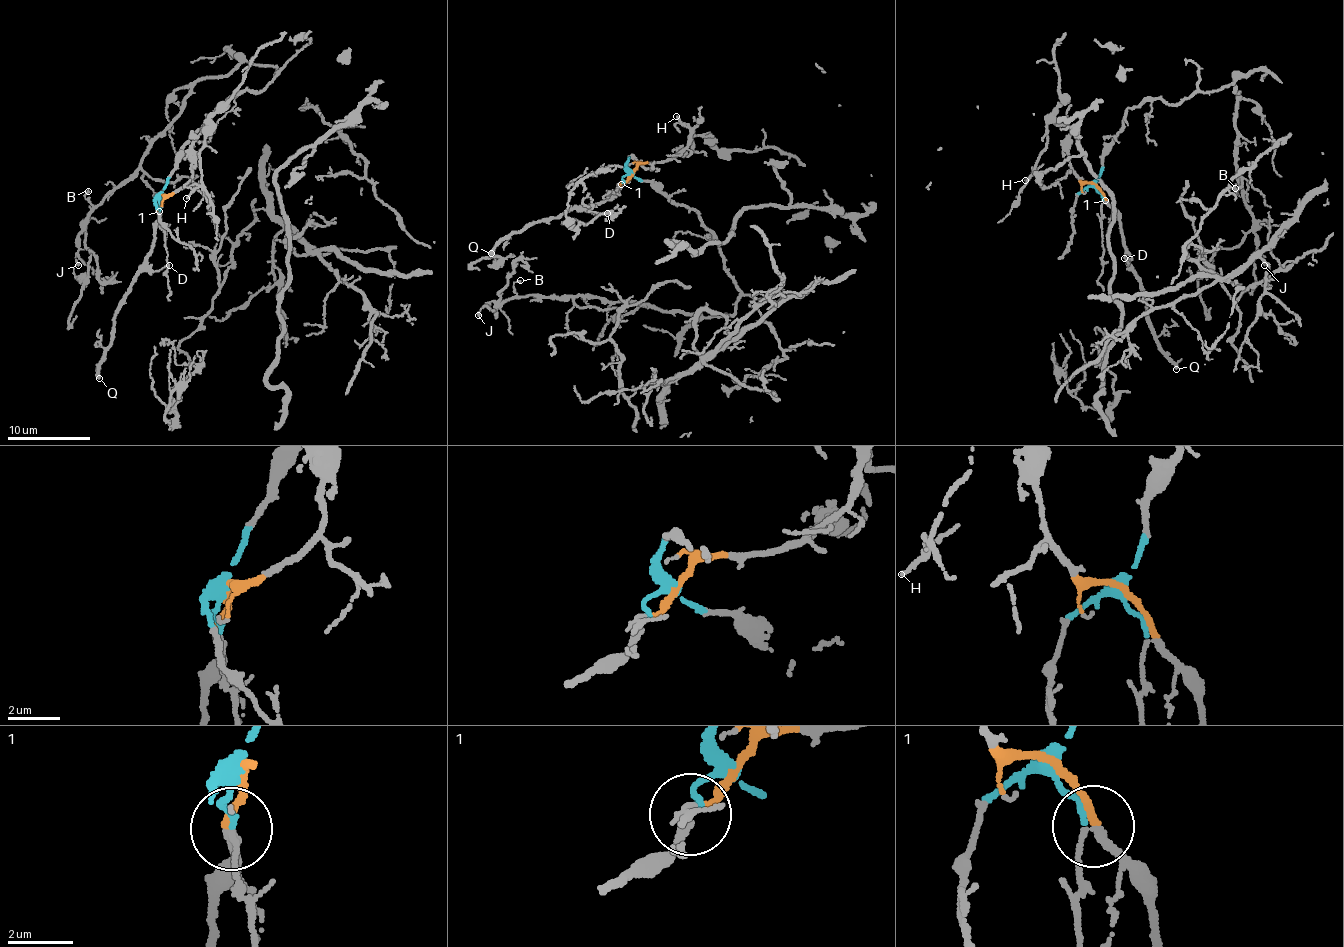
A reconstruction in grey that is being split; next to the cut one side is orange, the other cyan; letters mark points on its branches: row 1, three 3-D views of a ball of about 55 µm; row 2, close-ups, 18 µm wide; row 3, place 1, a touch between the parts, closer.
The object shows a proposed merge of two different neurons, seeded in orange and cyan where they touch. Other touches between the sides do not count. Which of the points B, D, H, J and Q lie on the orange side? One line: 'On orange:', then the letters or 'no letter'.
On orange: D, H, Q

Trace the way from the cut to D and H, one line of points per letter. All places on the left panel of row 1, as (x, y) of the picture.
D: (160, 195), (160, 218), (146, 265), (154, 271), (169, 265)
H: (160, 195), (192, 182), (208, 198), (200, 187), (186, 199)

